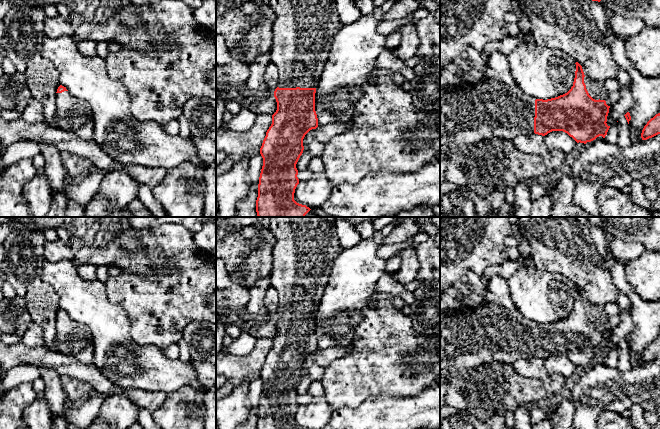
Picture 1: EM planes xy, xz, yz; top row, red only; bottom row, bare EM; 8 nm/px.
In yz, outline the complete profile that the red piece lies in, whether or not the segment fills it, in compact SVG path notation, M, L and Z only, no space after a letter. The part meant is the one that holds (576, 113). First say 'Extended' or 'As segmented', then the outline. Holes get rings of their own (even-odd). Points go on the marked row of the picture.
Extended. M576 62L576 71L571 89L558 97L543 100L536 99L525 93L516 83L507 85L492 75L482 84L465 86L447 86L440 88L440 146L446 145L451 150L461 150L469 145L499 137L513 141L519 135L538 134L545 136L552 131L563 131L577 143L591 142L597 137L605 138L610 126L607 125L609 108L605 100L593 99L584 83L582 66Z

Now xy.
Extended. M60 85L56 92L56 112L53 124L83 139L93 139L94 123L88 102L72 96Z

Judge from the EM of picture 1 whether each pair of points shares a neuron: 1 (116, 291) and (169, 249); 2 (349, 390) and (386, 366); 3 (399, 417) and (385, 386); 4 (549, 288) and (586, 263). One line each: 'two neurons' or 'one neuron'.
1: one neuron
2: one neuron
3: two neurons
4: two neurons

